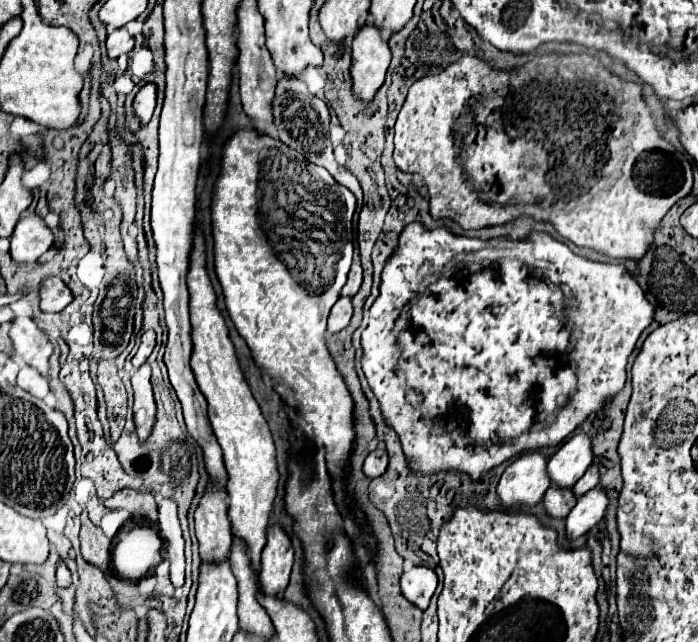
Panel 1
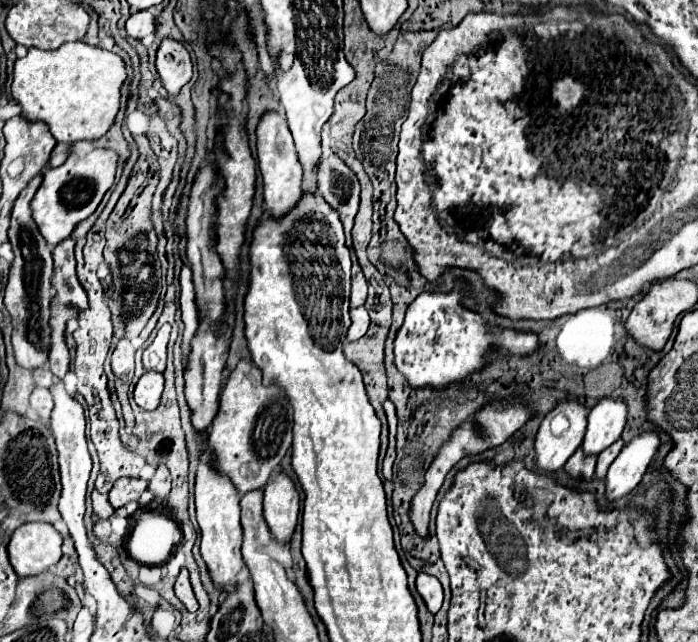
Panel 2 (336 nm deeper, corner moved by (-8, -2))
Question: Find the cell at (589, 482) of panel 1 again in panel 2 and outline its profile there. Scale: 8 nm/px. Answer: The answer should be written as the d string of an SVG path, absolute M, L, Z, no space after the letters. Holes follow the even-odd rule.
M623 439L615 441L611 447L607 447L605 451L599 453L599 457L597 457L597 469L595 469L595 477L597 479L605 479L607 467L615 461L615 457L621 453L621 449L623 449Z

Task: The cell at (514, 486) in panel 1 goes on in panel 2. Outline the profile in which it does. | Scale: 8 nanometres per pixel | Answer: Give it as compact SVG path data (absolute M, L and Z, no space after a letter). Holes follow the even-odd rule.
M561 401L541 423L535 437L535 463L543 473L555 473L563 469L567 459L579 449L587 427L587 409L581 403ZM563 413L569 419L569 429L559 437L553 437L549 431L551 419Z

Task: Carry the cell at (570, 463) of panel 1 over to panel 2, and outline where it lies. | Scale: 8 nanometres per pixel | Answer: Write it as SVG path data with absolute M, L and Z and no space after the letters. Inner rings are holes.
M601 399L587 417L587 433L583 439L583 453L599 455L603 449L607 449L611 443L615 443L625 427L627 419L627 405L623 401L615 399Z

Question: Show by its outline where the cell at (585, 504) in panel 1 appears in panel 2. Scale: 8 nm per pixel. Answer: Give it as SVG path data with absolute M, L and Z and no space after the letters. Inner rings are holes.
M647 431L631 439L611 463L605 477L605 497L607 501L617 501L629 495L641 481L645 469L649 467L655 451L659 447L659 437L653 431Z

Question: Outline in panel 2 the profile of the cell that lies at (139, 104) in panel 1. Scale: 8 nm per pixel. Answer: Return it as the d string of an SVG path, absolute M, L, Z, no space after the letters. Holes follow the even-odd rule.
M163 39L157 51L157 73L169 95L177 95L181 87L191 79L189 51L173 39Z

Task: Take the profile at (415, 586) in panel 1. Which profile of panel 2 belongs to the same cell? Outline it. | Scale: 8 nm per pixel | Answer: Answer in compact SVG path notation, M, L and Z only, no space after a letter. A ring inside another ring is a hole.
M419 573L417 575L417 591L423 597L427 609L435 615L443 603L443 587L441 587L439 579L433 575L427 575L427 573Z

